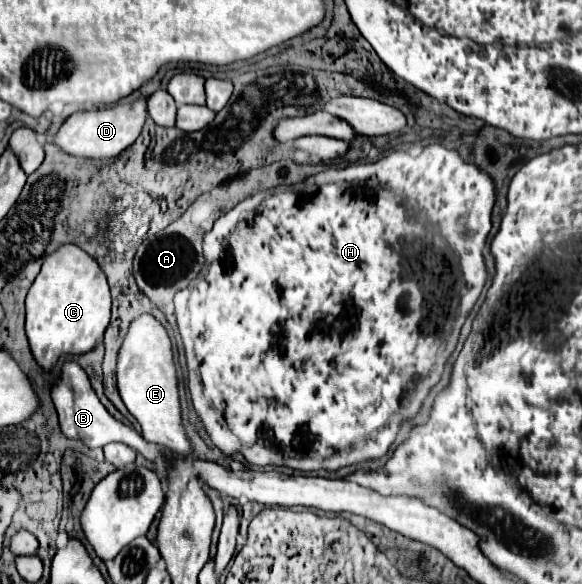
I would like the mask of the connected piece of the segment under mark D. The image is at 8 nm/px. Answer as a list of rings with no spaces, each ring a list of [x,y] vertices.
[[[146,97],[134,103],[116,103],[114,107],[108,107],[108,109],[78,111],[64,121],[64,125],[52,137],[52,141],[70,155],[94,157],[94,159],[116,157],[118,153],[122,153],[126,147],[130,147],[138,139],[146,117],[148,117]]]

